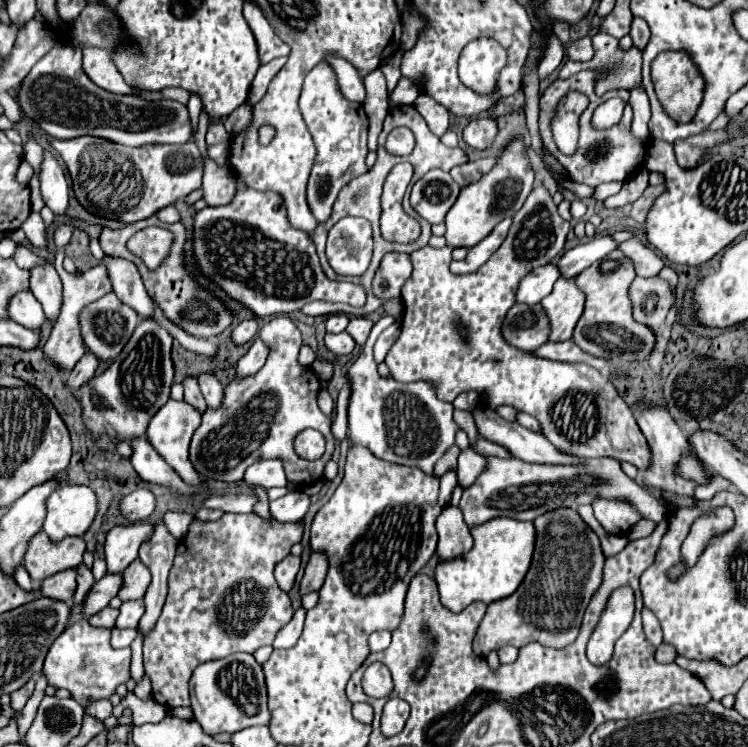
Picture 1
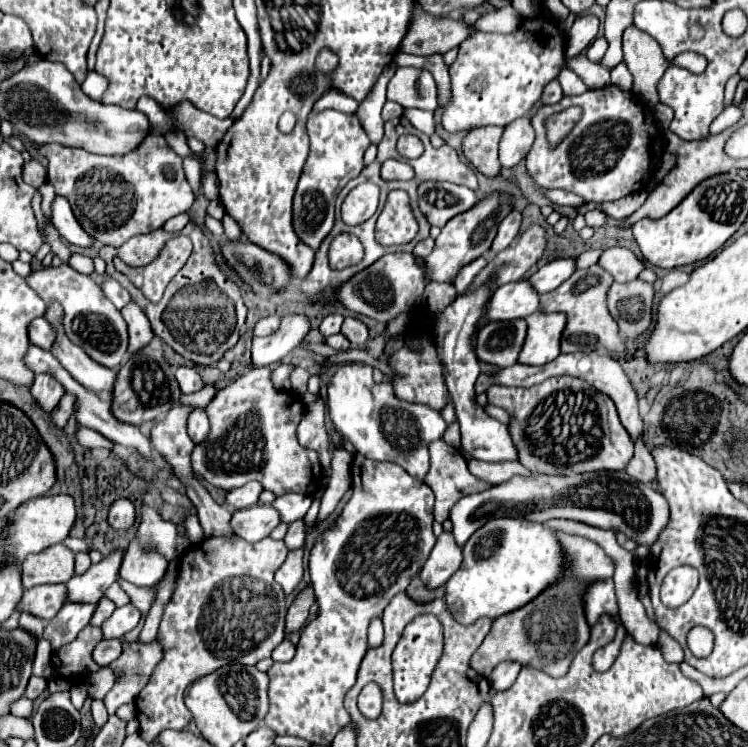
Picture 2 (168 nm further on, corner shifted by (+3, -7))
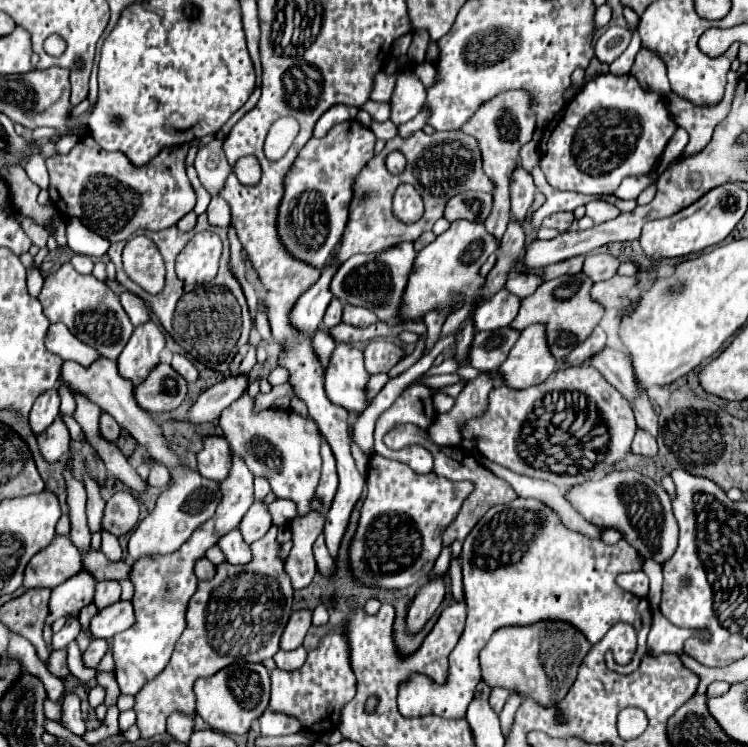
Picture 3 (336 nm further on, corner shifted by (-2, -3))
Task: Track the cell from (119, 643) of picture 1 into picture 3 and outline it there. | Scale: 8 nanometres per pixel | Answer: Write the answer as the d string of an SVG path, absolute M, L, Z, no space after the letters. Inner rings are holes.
M92 640L92 644L86 648L86 652L82 652L82 660L86 668L96 668L102 660L102 656L106 654L106 640Z

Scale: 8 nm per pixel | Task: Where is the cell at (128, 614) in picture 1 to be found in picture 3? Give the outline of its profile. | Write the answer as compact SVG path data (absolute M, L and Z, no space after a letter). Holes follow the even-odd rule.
M114 602L102 610L90 620L90 632L94 638L110 640L114 634L124 632L128 626L134 624L134 608L130 602Z

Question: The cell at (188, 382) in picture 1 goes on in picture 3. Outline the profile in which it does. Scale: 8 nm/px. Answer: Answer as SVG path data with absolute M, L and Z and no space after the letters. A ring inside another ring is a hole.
M210 436L204 440L202 452L198 452L198 470L202 476L212 480L222 480L230 472L232 454L226 440L220 436Z

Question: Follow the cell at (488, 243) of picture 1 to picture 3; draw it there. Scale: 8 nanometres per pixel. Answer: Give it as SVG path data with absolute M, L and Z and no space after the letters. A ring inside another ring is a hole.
M518 164L514 174L510 176L510 198L512 198L514 220L522 222L526 218L526 212L534 202L534 194L536 194L536 186L532 182L532 176L522 168L522 164Z

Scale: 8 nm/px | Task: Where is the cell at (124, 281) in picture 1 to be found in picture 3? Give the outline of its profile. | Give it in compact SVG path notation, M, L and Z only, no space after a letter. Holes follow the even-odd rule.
M154 322L134 328L132 338L118 356L118 374L138 386L138 382L144 382L146 374L150 374L150 370L160 362L164 344L166 338Z

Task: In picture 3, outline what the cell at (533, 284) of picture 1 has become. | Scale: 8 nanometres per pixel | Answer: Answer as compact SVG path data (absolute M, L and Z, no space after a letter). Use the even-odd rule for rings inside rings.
M500 290L498 294L490 296L474 310L472 324L476 332L504 328L516 318L518 306L520 306L520 298L516 298L508 290Z

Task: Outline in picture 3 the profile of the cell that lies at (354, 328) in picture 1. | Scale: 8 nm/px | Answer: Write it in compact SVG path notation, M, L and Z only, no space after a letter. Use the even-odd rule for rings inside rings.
M350 304L344 306L344 318L342 318L344 324L352 324L352 326L370 326L370 324L374 324L376 320L378 320L378 318L376 318L370 310L366 310L366 308L350 306Z

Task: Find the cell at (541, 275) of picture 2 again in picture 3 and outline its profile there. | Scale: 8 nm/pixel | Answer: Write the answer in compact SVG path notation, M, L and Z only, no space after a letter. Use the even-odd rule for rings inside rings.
M518 274L518 276L510 276L504 284L506 290L510 290L510 294L518 296L518 298L526 298L530 296L538 286L542 284L540 278L536 276L526 276L526 274Z

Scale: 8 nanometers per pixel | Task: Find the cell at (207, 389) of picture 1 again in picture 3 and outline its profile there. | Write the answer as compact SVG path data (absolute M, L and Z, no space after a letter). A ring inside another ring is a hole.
M174 354L170 366L186 380L186 382L196 382L198 378L198 370L194 368L194 363L185 356Z

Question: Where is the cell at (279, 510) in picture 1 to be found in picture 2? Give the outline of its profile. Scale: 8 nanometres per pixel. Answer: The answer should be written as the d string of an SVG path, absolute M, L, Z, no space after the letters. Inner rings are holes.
M255 504L245 510L237 510L231 516L231 528L247 542L259 542L281 524L281 516L273 506Z

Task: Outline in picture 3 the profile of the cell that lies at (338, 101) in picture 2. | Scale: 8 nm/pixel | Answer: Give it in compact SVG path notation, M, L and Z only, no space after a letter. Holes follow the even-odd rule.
M344 104L332 106L316 122L316 126L314 126L314 138L324 138L332 126L336 126L338 122L346 122L350 118L356 118L356 114L358 114L358 108L354 108L354 106L344 106Z

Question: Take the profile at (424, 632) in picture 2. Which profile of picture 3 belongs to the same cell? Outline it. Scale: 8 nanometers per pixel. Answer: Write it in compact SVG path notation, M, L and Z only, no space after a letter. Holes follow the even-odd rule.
M516 498L510 504L498 504L480 518L480 522L466 536L460 556L468 616L466 630L458 646L450 652L448 680L442 685L433 685L433 680L428 676L412 674L410 680L400 685L398 692L398 709L403 716L416 718L436 714L454 720L464 718L466 706L472 702L474 688L480 682L478 652L490 640L492 632L504 626L530 626L544 620L562 620L580 630L590 644L596 644L604 638L606 630L614 622L628 620L628 624L632 624L638 632L638 650L628 666L620 666L612 656L606 656L608 668L618 674L630 674L648 654L646 636L652 626L650 602L646 597L638 598L616 586L616 576L620 572L642 570L640 554L626 540L620 540L614 546L594 540L594 550L528 550L528 528L532 536L532 520L526 522L526 510L540 514L540 520L536 522L538 532L534 534L536 542L548 542L550 530L566 542L578 538L578 532L562 526L554 510L532 498Z

